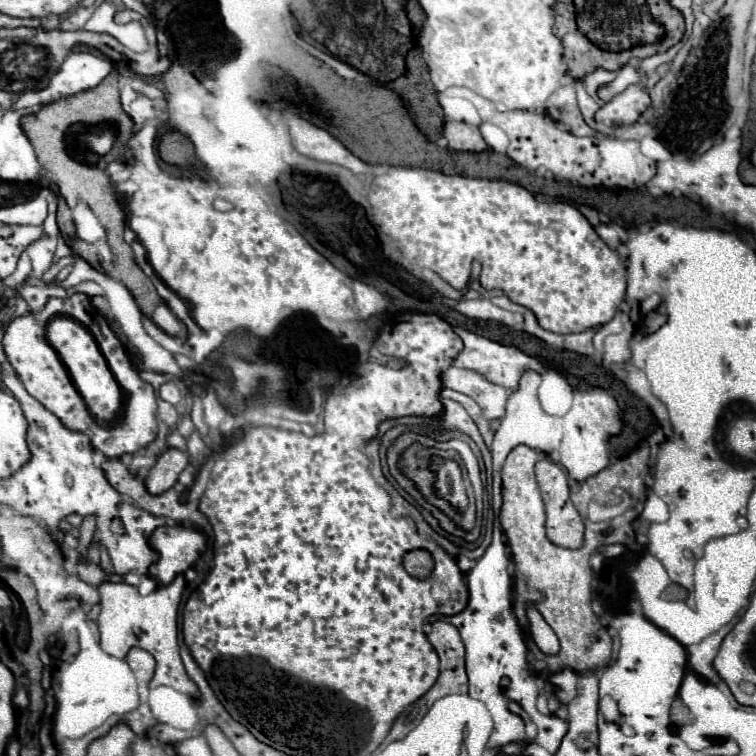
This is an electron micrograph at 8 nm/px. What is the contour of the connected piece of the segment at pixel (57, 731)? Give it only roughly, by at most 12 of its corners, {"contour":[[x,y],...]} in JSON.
{"contour":[[89,632],[52,674],[52,737],[81,740],[139,706],[129,664]]}

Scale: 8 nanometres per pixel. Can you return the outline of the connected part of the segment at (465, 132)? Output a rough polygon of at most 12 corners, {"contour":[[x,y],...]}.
{"contour":[[447,120],[443,136],[453,150],[487,150],[479,128]]}

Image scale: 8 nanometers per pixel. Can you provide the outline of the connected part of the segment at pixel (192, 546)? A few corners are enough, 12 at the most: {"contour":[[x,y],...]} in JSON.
{"contour":[[161,526],[149,546],[159,554],[149,576],[161,586],[205,550],[193,528]]}

